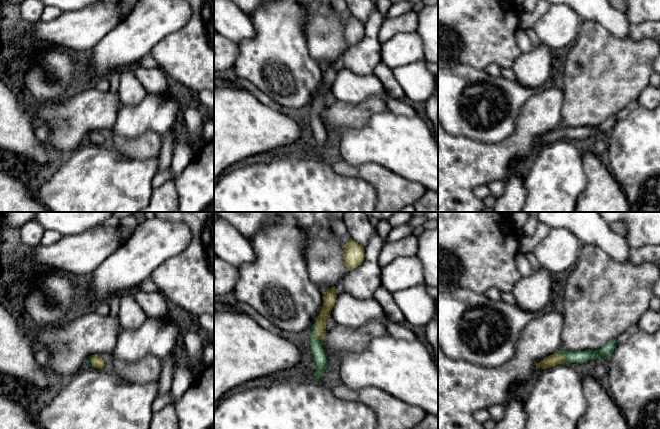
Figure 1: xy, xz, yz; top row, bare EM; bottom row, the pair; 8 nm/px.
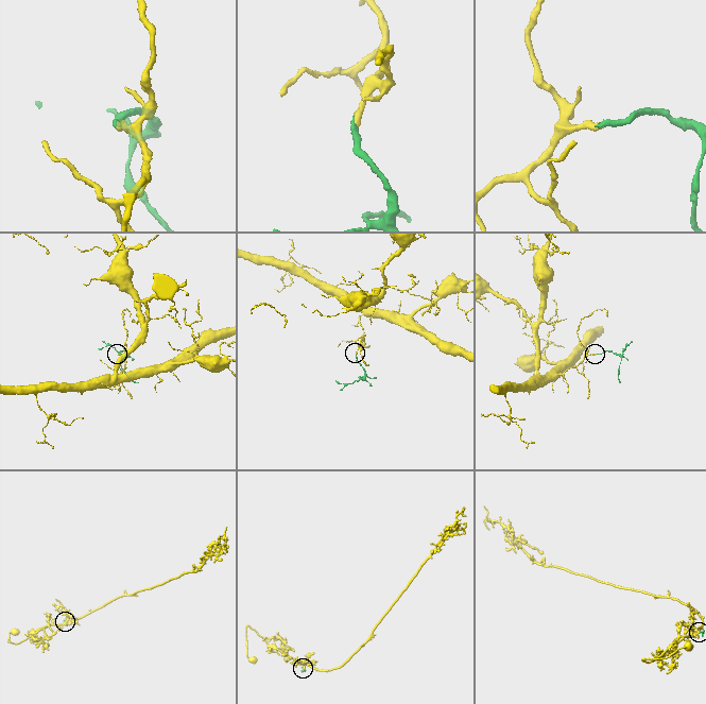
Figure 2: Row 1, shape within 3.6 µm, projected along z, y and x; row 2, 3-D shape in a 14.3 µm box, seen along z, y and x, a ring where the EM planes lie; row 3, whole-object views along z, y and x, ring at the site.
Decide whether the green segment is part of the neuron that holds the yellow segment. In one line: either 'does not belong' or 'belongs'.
belongs

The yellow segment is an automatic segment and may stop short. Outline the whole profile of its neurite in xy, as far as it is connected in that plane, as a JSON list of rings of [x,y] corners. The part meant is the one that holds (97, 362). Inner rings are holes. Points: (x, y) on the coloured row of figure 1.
[[[98,354],[90,356],[87,360],[87,364],[90,368],[95,369],[103,369],[105,365],[103,359]]]

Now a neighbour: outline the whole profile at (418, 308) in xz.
[[[426,285],[392,293],[405,320],[415,326],[426,326],[435,314],[435,300],[426,292]]]

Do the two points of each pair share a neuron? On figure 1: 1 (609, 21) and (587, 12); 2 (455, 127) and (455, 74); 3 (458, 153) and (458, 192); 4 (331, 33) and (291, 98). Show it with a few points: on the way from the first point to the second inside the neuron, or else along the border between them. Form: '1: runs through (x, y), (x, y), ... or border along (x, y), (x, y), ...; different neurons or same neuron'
1: runs through (604, 16), (600, 12), (592, 12); same neuron
2: runs through (455, 114), (455, 87); same neuron
3: runs through (458, 163), (458, 182); same neuron
4: border along (306, 37), (309, 54), (321, 65); different neurons

